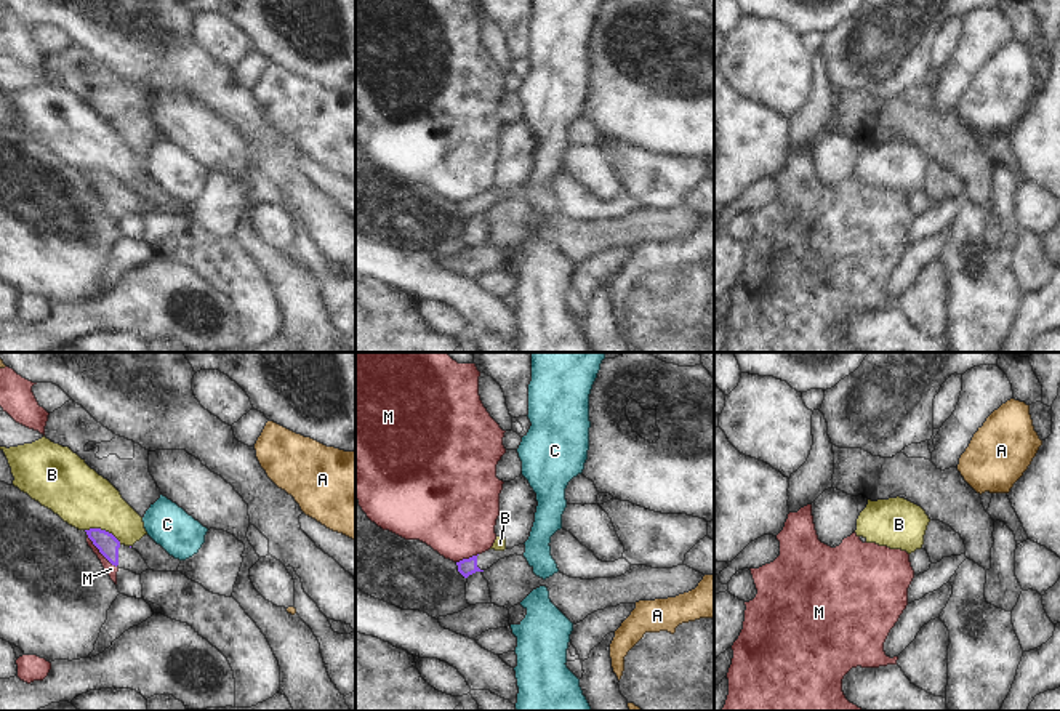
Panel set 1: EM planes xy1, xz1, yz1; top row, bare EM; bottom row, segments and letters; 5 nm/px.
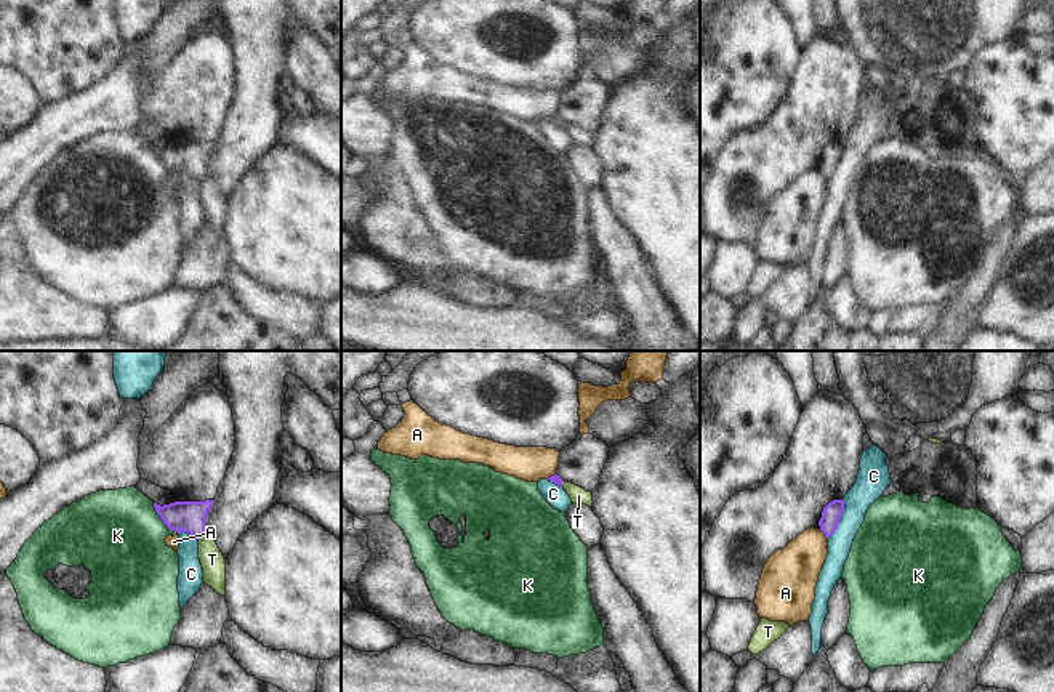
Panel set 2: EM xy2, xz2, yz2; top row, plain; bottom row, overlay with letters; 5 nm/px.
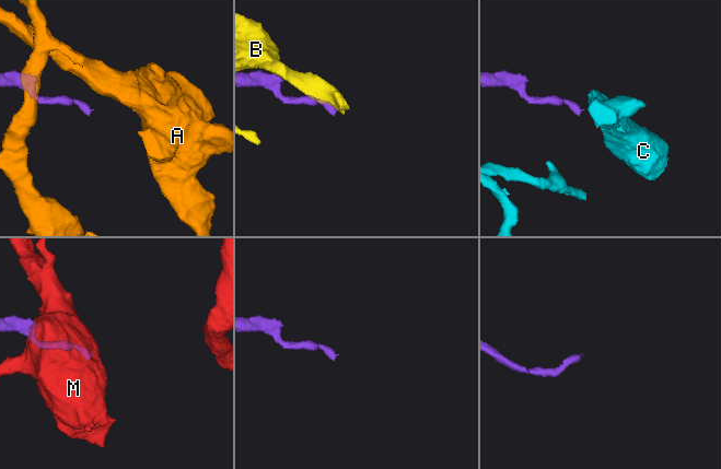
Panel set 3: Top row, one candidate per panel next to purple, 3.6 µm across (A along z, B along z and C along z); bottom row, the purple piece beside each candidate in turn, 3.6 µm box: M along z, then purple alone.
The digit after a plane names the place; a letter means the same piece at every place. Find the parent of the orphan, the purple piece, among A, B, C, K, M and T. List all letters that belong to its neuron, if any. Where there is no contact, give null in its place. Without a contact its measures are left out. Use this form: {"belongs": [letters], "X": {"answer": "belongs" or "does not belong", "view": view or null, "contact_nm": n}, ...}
{"belongs": [], "A": {"answer": "does not belong", "view": "yz2", "contact_nm": 70}, "B": {"answer": "does not belong", "view": "xy1", "contact_nm": 200}, "C": {"answer": "does not belong", "view": "yz2", "contact_nm": 220}, "K": {"answer": "does not belong", "view": "xy2", "contact_nm": 200}, "M": {"answer": "does not belong", "view": "xy1", "contact_nm": 220}, "T": {"answer": "does not belong", "view": "xy2", "contact_nm": 50}}

